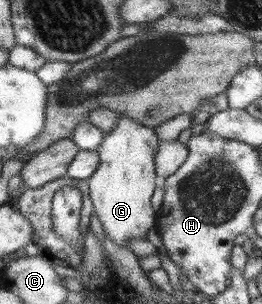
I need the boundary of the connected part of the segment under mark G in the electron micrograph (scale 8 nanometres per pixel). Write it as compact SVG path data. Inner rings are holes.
M118 114L118 121L114 127L110 127L108 133L102 134L102 141L96 147L98 154L98 167L88 178L88 190L90 191L91 205L94 206L96 217L102 224L104 236L111 239L114 245L128 249L127 239L144 239L146 231L154 225L154 209L150 207L150 197L154 191L154 153L158 147L158 139L154 135L154 128L140 125L132 119Z

